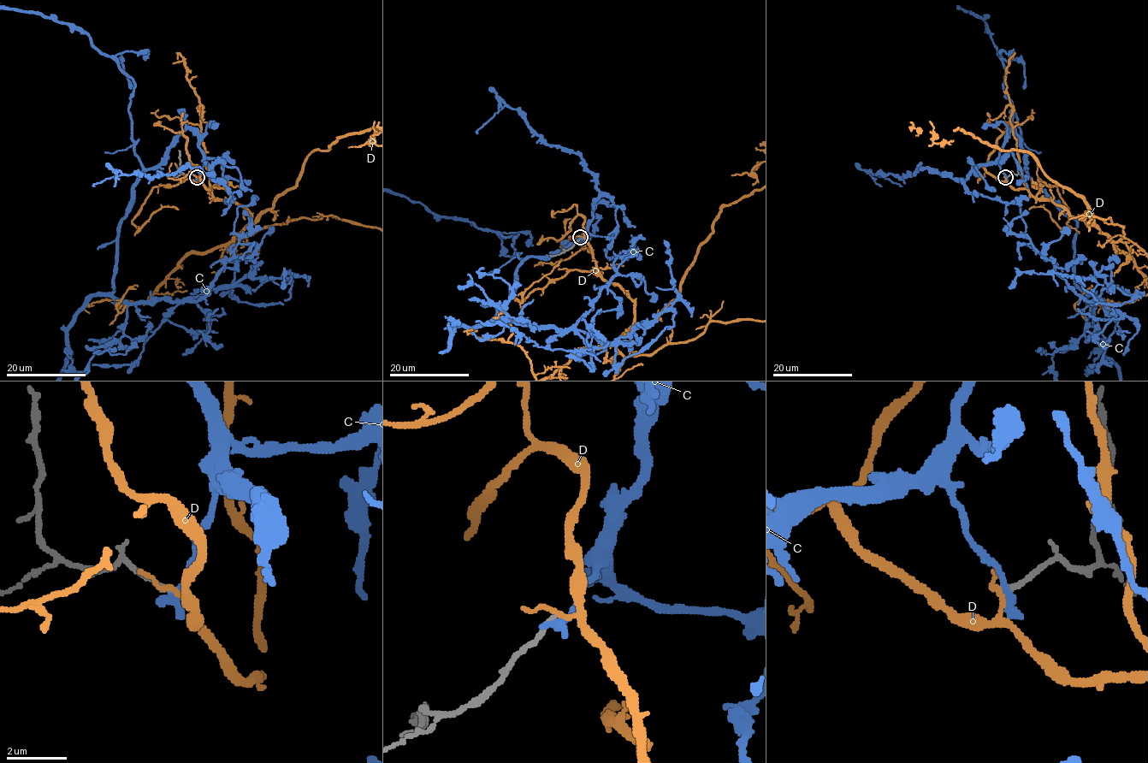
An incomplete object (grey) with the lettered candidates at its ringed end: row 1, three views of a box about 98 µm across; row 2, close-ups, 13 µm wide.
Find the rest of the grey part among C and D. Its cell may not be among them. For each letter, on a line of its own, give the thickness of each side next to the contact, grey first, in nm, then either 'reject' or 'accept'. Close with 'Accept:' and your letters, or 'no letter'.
C: 190 nm thick on the grey side, 360 nm on the other; reject
D: 190 nm thick on the grey side, 130 nm on the other; reject
Accept: no letter

